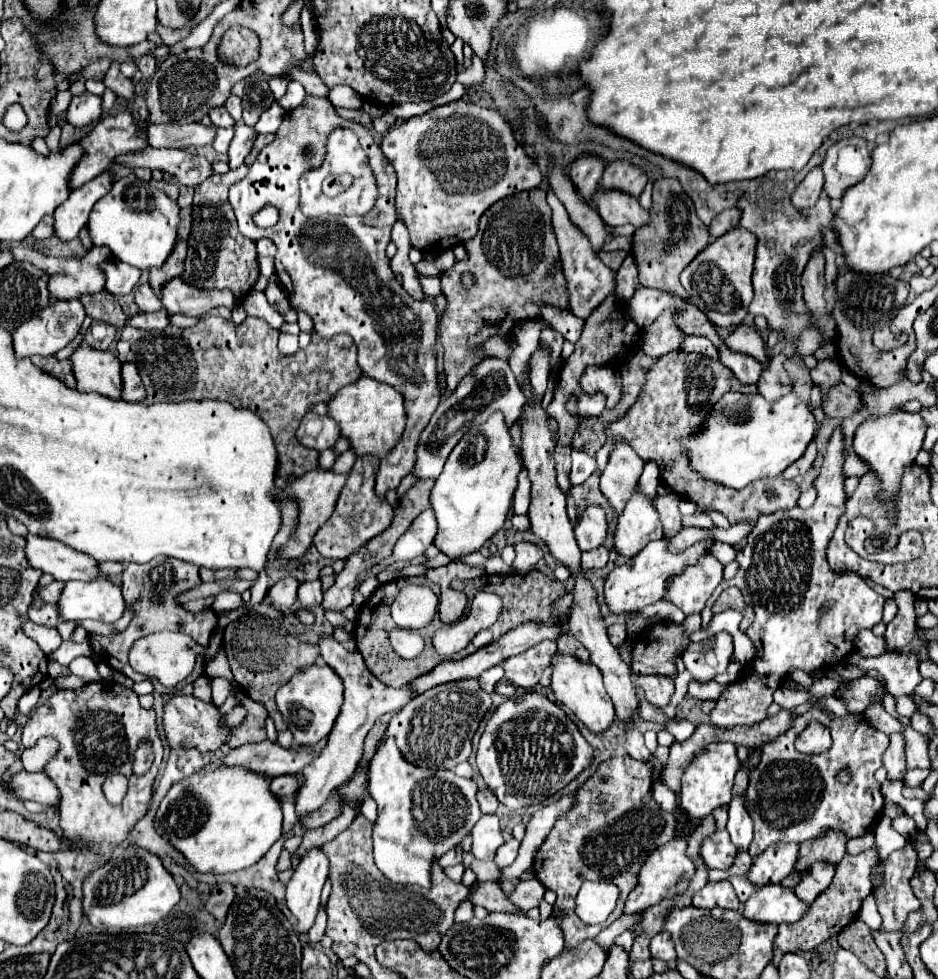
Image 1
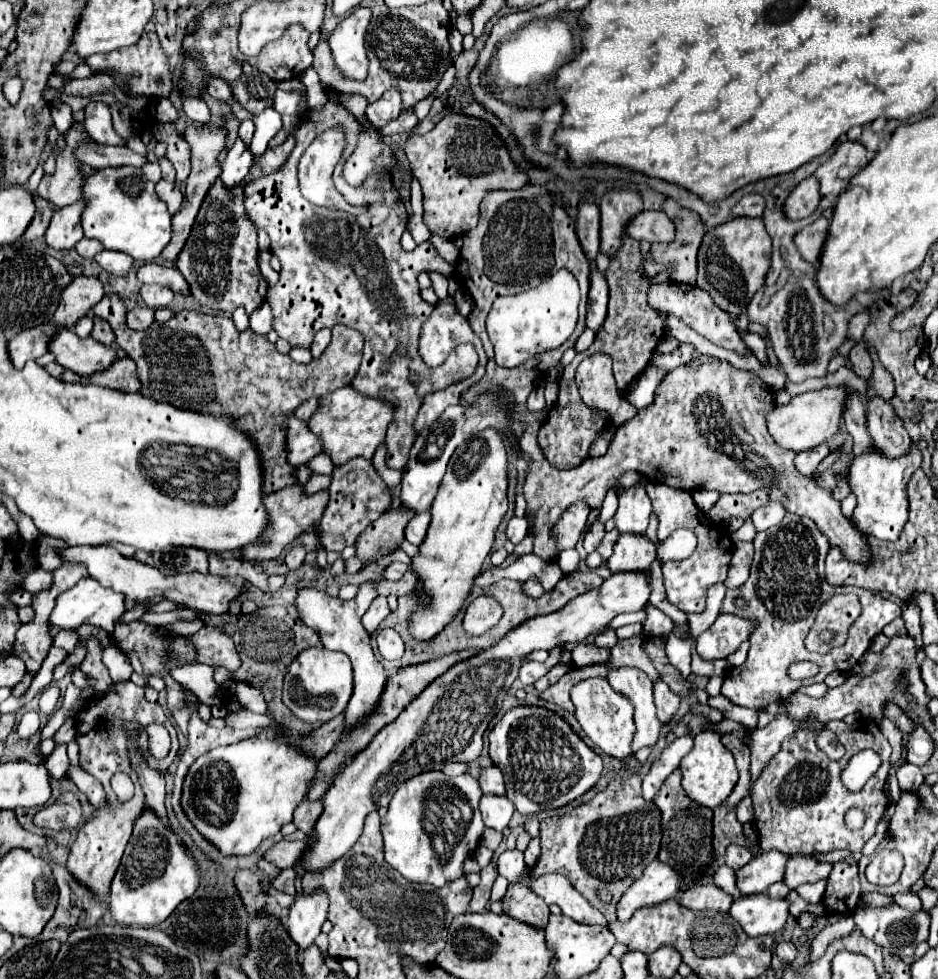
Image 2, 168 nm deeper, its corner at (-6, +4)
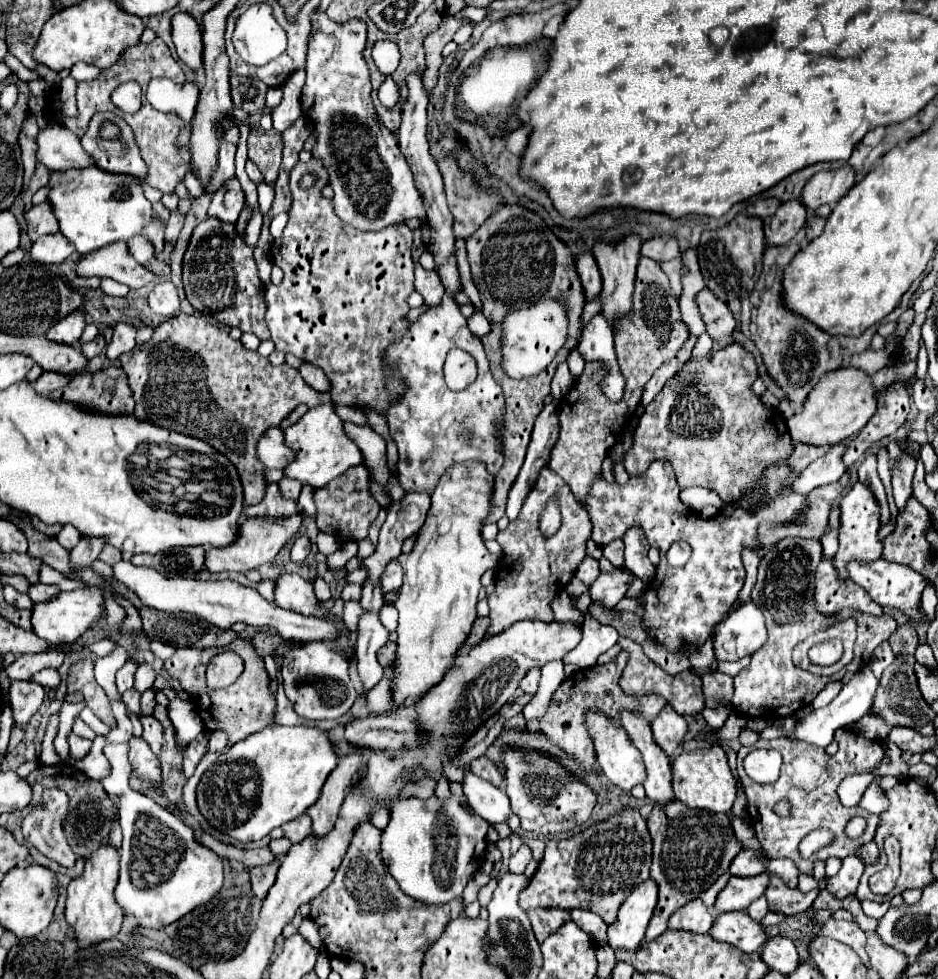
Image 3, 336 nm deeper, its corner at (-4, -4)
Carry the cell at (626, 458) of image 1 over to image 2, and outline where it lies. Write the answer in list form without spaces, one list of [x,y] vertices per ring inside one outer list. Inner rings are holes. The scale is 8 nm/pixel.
[[[639,475],[639,481],[631,487],[621,487],[619,509],[613,515],[615,527],[625,533],[645,533],[651,515],[651,501],[645,493],[645,479]]]

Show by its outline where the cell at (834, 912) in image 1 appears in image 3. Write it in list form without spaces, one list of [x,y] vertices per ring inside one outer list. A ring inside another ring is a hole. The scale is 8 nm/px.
[[[845,857],[843,861],[841,861],[841,869],[839,869],[839,873],[835,875],[835,877],[831,877],[831,879],[827,879],[827,889],[835,895],[835,897],[839,897],[839,899],[843,899],[843,897],[847,897],[847,895],[851,895],[851,893],[855,893],[855,889],[857,889],[857,885],[859,885],[859,879],[861,879],[861,875],[863,875],[863,863],[857,859],[857,857]]]

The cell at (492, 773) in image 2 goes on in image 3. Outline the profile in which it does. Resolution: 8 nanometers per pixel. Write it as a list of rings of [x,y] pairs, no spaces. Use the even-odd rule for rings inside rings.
[[[485,755],[479,757],[479,759],[475,759],[475,761],[471,761],[471,771],[477,773],[479,777],[483,777],[485,781],[493,783],[495,787],[501,787],[501,785],[503,785],[503,775],[501,775],[497,763],[493,763],[493,761],[491,761],[489,757],[485,757]]]

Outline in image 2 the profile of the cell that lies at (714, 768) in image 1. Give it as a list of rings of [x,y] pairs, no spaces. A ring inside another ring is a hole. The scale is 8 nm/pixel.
[[[701,731],[699,735],[695,735],[693,749],[681,761],[681,771],[683,771],[681,785],[687,793],[687,797],[709,809],[715,809],[731,795],[731,791],[737,783],[737,777],[739,777],[733,753],[721,743],[721,735],[713,733],[713,731]]]

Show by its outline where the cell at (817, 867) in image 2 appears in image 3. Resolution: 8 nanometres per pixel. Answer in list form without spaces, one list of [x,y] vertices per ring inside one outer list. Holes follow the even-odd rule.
[[[771,877],[765,897],[769,903],[769,911],[773,913],[781,913],[781,915],[797,915],[807,911],[819,891],[811,891],[811,893],[801,893],[799,889],[789,889],[781,877]]]

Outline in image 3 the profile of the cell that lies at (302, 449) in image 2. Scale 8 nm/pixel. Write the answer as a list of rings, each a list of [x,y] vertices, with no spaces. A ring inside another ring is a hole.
[[[279,427],[267,429],[267,433],[263,433],[263,437],[259,437],[257,457],[267,469],[285,469],[285,465],[291,461],[293,451],[287,449],[283,431]]]

